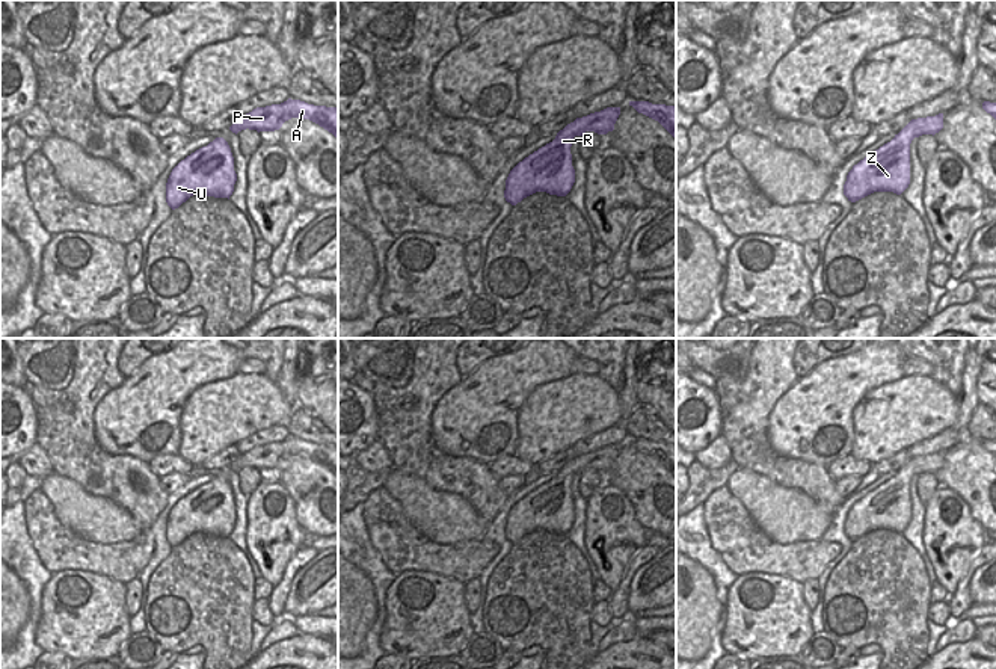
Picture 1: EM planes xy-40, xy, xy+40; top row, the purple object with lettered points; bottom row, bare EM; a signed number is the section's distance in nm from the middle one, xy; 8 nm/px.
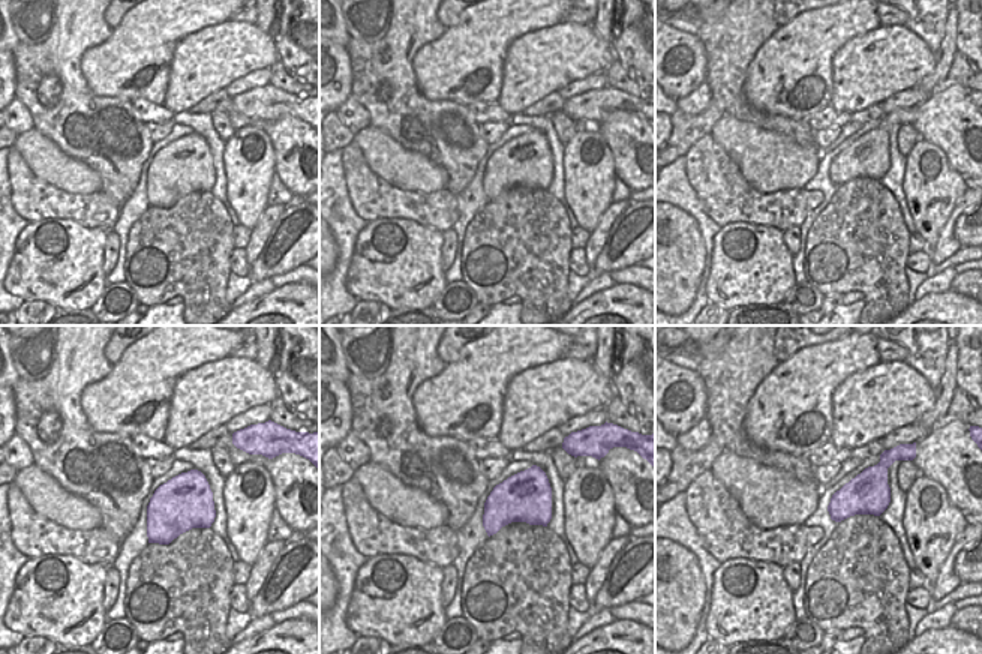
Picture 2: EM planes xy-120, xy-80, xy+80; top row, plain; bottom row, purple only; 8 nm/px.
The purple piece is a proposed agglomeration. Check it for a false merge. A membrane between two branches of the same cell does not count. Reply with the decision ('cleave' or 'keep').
keep

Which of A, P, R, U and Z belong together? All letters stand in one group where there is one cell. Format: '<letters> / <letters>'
A P R U Z

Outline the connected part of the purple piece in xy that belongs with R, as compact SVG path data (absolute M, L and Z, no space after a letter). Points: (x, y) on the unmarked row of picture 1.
M607 445L567 462L552 480L525 495L510 509L506 518L506 539L516 544L536 530L566 535L575 521L572 477L586 470L598 473L613 470L619 453L620 445Z

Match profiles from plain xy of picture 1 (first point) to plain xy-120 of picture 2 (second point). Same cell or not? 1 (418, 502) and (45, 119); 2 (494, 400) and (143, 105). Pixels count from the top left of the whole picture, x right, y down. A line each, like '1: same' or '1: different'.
1: different
2: different

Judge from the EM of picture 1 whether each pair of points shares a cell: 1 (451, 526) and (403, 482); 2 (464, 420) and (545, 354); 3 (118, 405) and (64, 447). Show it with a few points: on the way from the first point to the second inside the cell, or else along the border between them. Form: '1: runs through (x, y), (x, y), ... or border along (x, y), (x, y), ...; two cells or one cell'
1: runs through (439, 515), (415, 494); one cell
2: runs through (483, 405), (510, 378), (525, 370); one cell
3: border along (107, 393), (94, 411), (94, 437), (112, 455); two cells

